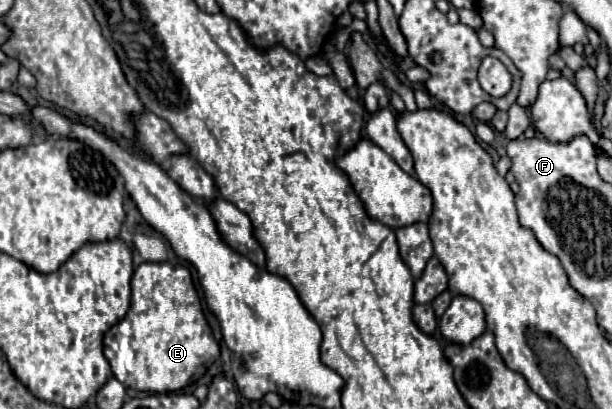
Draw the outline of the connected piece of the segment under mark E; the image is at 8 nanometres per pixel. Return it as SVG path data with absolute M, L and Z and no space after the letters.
M143 262L135 272L133 272L133 278L131 278L131 308L129 312L125 314L125 318L115 324L107 334L105 334L105 358L109 360L111 364L111 370L115 374L115 378L119 382L123 382L123 386L129 386L133 390L143 390L143 392L175 392L175 390L181 390L185 388L193 376L203 368L207 370L217 358L219 358L219 344L215 342L213 334L211 334L211 328L203 316L203 310L201 310L201 300L197 296L197 290L193 286L193 280L191 280L191 272L185 268L185 266L171 266L169 262Z

